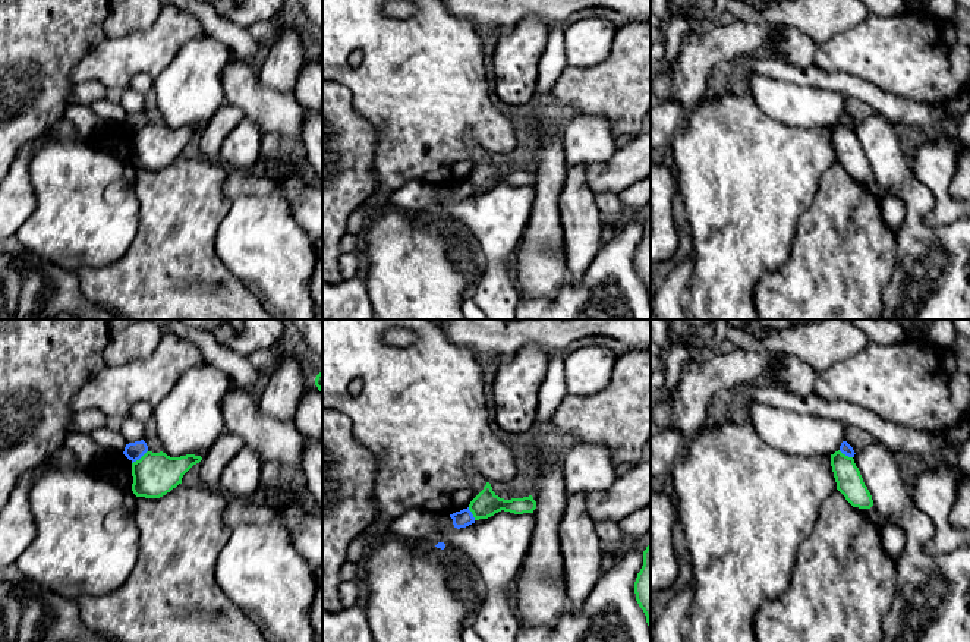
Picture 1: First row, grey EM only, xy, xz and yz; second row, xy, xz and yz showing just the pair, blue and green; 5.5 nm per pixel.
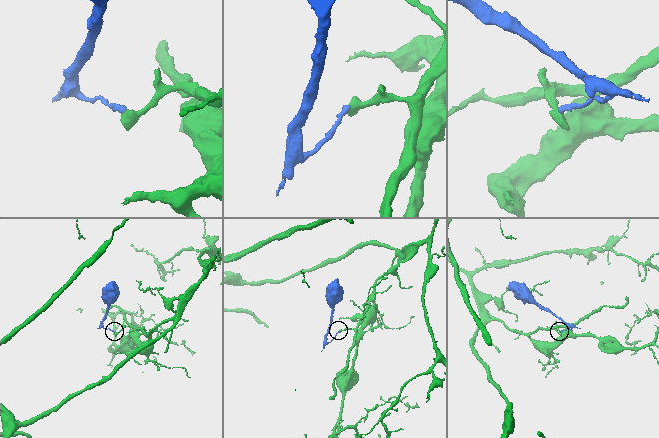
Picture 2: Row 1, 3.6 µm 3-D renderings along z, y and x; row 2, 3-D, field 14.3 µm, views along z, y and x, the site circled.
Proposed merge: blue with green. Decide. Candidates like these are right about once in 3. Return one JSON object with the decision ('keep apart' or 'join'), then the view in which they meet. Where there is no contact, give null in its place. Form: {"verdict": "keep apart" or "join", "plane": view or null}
{"verdict": "keep apart", "plane": "xy"}

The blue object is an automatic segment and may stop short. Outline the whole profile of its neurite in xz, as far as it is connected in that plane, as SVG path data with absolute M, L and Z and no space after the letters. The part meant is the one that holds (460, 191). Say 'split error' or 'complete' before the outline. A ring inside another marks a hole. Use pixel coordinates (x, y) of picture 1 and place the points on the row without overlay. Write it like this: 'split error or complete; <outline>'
complete; M469 179L450 186L450 189L453 191L453 196L457 201L466 199L466 198L475 195L475 189L473 189L472 183L469 182Z

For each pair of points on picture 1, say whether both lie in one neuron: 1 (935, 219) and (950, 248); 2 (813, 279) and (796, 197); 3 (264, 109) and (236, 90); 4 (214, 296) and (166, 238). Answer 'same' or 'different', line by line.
1: different
2: different
3: same
4: same

